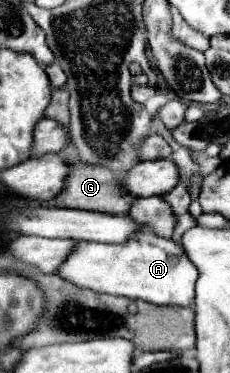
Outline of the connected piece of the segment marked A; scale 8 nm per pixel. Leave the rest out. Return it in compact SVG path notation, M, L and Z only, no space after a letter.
M138 233L126 245L114 243L76 243L66 261L56 271L58 277L72 285L94 289L96 293L142 299L154 305L190 307L194 301L194 283L198 269L172 239L162 239L154 233Z

